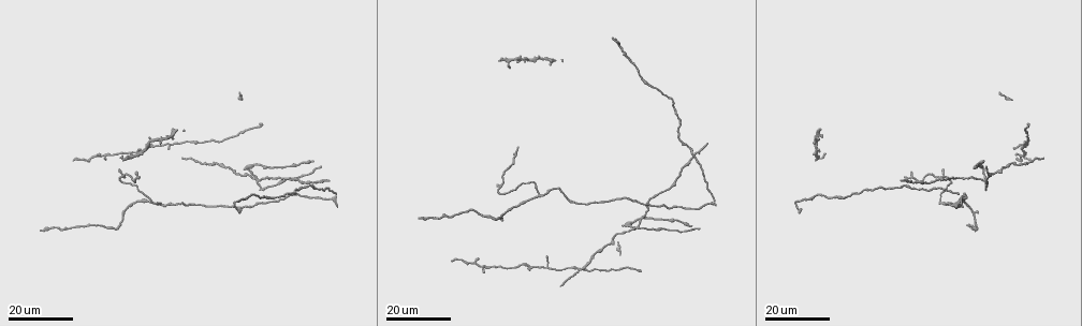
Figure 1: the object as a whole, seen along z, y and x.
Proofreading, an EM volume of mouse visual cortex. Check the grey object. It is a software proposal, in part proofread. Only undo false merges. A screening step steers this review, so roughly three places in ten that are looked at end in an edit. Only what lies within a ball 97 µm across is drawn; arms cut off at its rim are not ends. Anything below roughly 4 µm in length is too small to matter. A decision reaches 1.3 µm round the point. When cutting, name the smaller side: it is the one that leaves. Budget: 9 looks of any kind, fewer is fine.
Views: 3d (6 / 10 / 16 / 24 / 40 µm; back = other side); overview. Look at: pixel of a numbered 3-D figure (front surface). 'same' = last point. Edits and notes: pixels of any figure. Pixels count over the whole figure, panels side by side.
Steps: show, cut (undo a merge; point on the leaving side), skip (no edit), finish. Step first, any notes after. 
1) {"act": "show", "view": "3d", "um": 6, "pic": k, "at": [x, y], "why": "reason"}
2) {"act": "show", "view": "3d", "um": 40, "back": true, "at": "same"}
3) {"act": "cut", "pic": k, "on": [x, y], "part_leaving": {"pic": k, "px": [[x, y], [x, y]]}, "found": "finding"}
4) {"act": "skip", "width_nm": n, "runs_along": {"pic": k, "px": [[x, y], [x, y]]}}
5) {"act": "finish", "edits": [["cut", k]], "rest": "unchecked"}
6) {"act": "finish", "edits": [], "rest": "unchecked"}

{"act": "show", "view": "3d", "um": 16, "pic": 1, "at": [537, 194], "why": "branch point"}

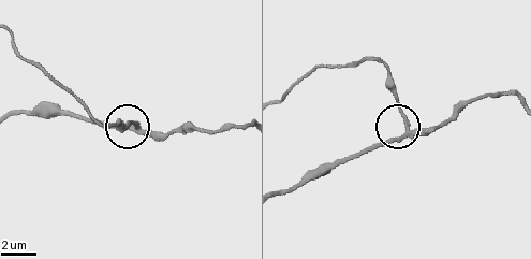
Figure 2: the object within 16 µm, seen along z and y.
{"act": "show", "view": "3d", "um": 10, "pic": 2, "at": [138, 126], "why": "closer look"}

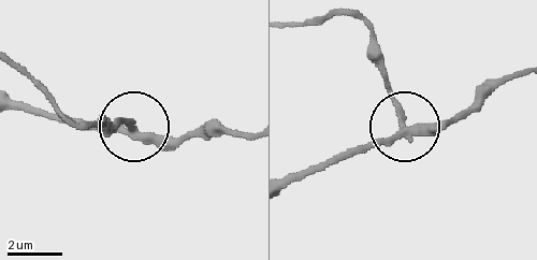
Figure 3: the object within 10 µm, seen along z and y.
{"act": "cut", "pic": 3, "on": [389, 97], "part_leaving": {"pic": 3, "px": [[406, 128], [366, 26], [339, 12], [290, 26]]}, "found": "two neurons meet here"}

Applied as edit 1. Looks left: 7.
{"act": "show", "view": "3d", "um": 24, "pic": 1, "at": [153, 148], "why": "three arms meet"}

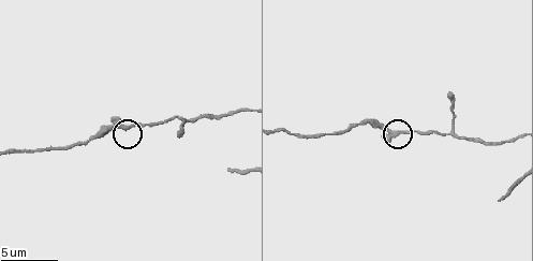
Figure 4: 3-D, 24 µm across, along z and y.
{"act": "show", "view": "3d", "um": 6, "pic": 4, "at": [396, 134]}

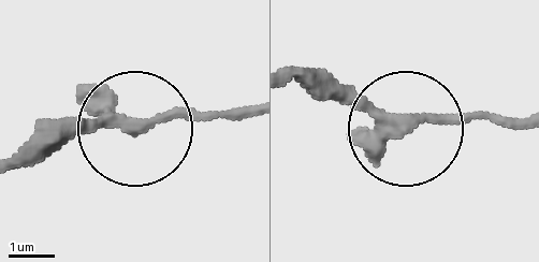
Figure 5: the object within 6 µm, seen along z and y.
{"act": "skip", "arms": 3, "found": "all the same neuron"}

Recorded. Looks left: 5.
{"act": "show", "view": "overview", "why": "see it whole again"}

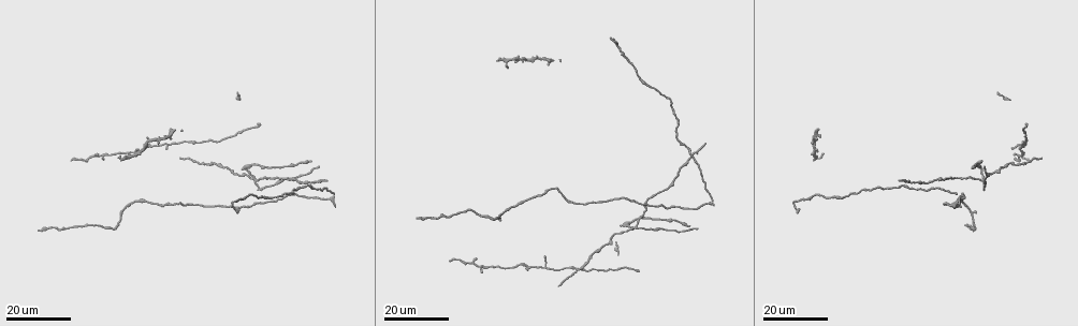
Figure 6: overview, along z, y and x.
{"act": "show", "view": "3d", "um": 24, "pic": 6, "at": [574, 266]}

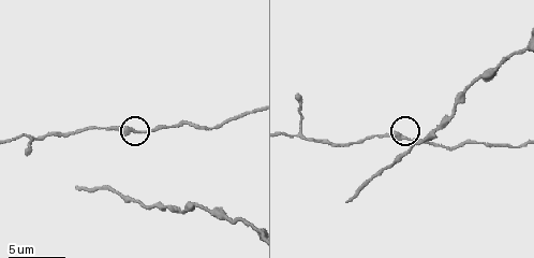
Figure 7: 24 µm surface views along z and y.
{"act": "show", "view": "3d", "um": 6, "pic": 7, "at": [125, 129]}

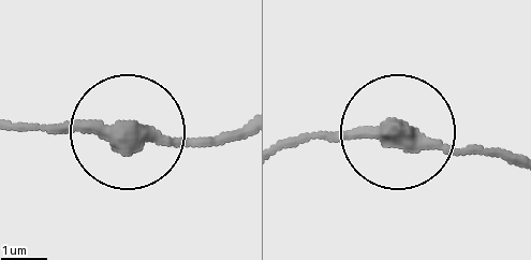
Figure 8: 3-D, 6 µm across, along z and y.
{"act": "skip", "side_arm_um": 35, "found": "all the same neuron"}

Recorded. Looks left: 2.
{"act": "finish", "edits": [["cut", 3]], "rest": "unchecked"}

